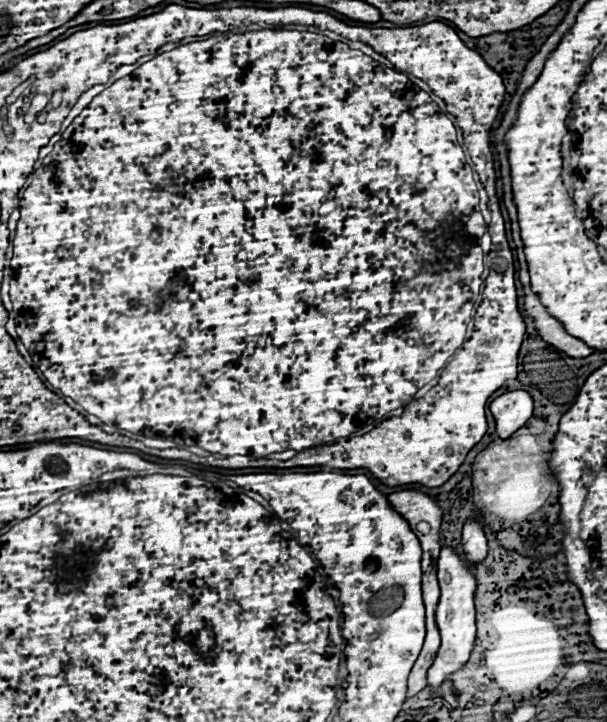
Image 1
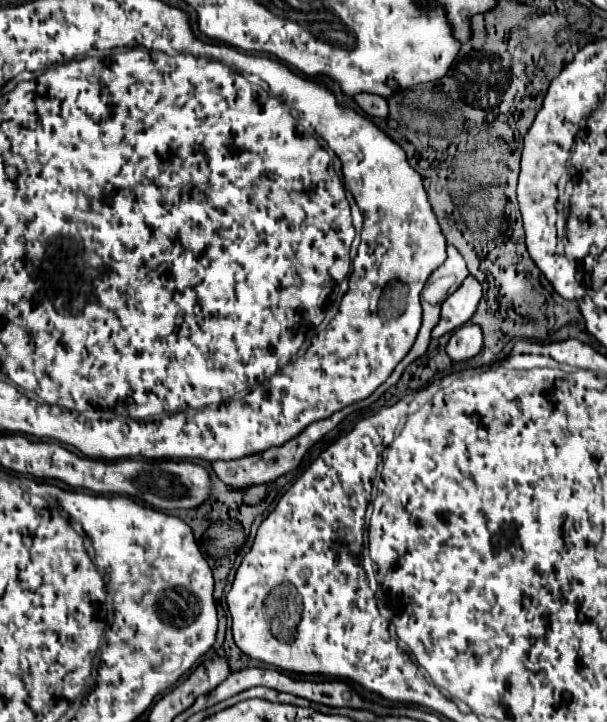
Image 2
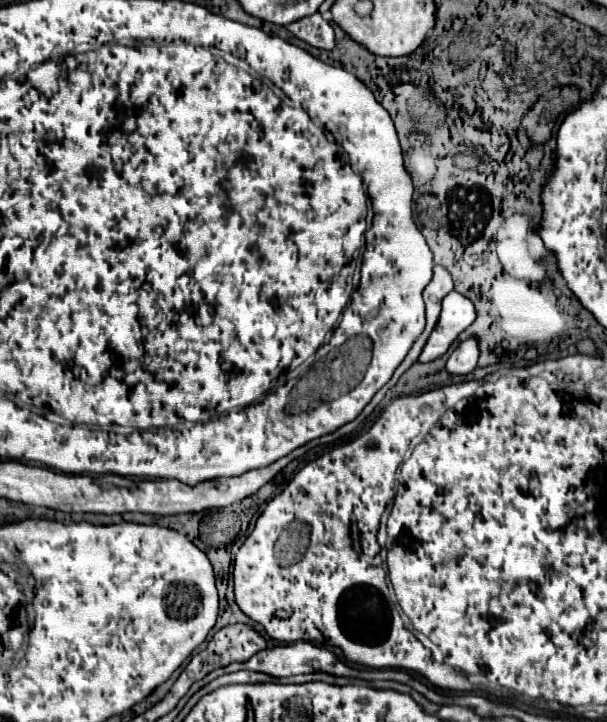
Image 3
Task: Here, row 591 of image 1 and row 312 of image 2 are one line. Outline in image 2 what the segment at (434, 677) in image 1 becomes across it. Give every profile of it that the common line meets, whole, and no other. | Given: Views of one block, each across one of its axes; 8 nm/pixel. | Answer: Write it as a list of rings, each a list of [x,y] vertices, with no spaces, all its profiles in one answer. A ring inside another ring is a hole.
[[[468,276],[456,292],[452,292],[444,302],[442,302],[442,314],[440,322],[434,326],[432,336],[438,338],[446,332],[452,332],[466,324],[474,312],[478,310],[478,302],[482,300],[482,284],[474,278]]]

